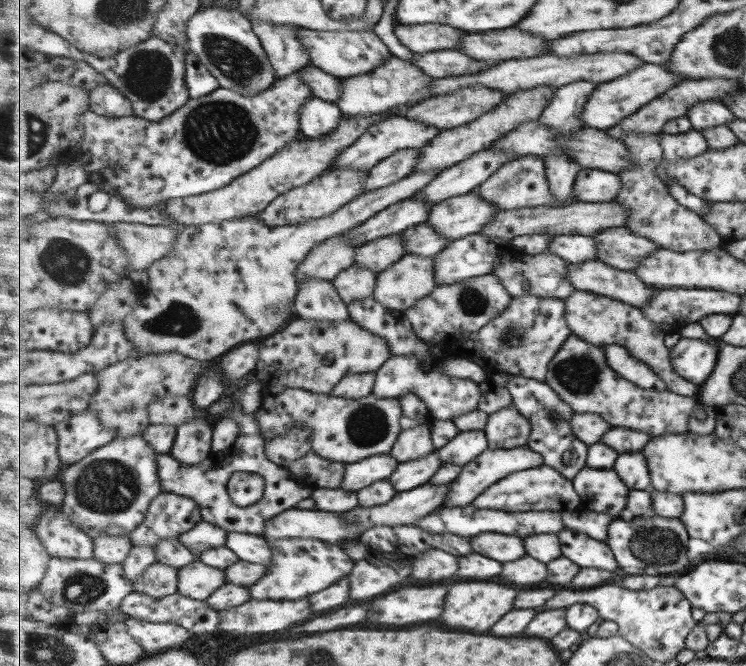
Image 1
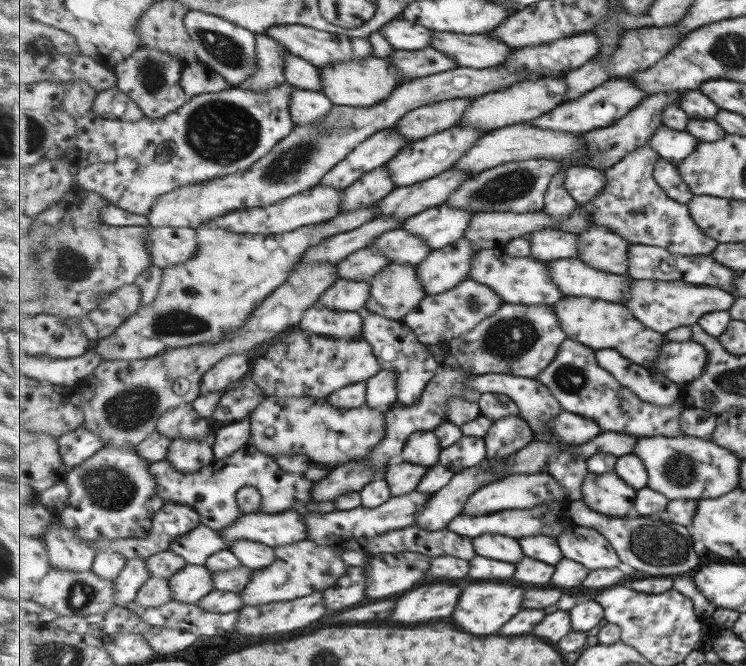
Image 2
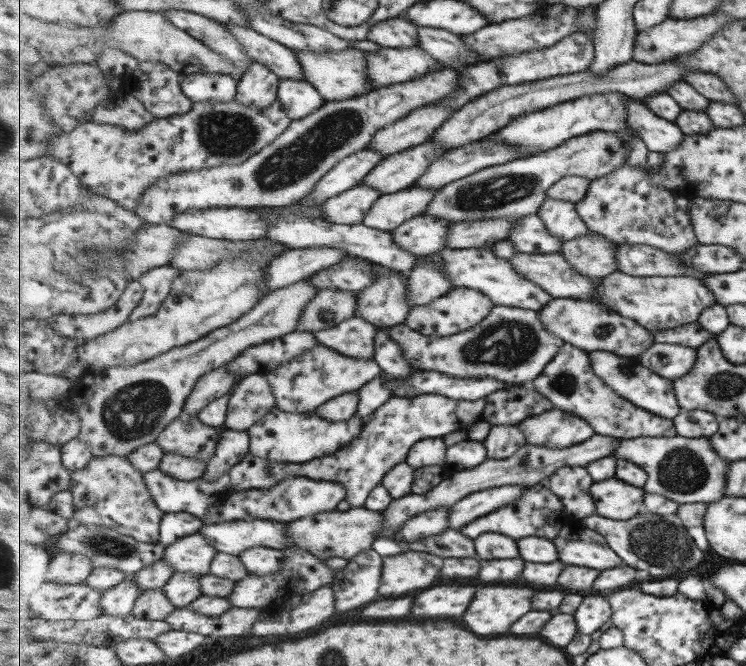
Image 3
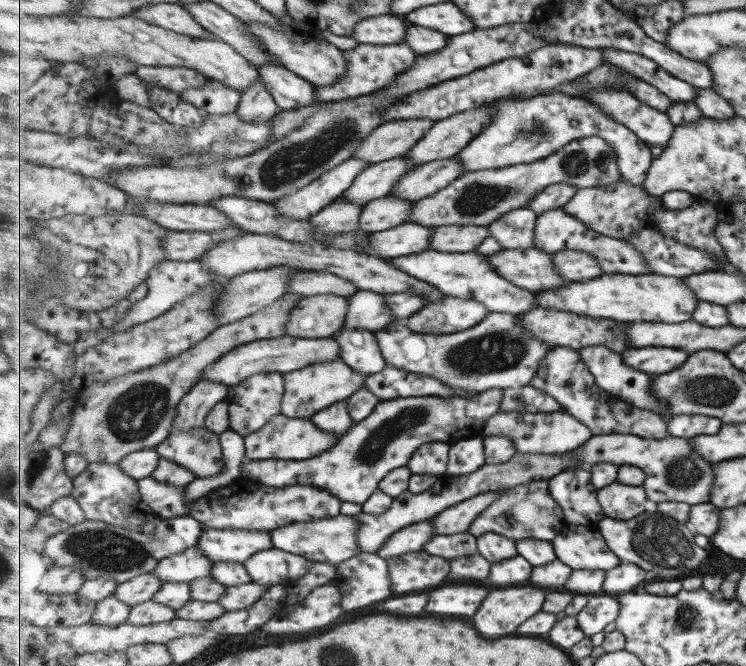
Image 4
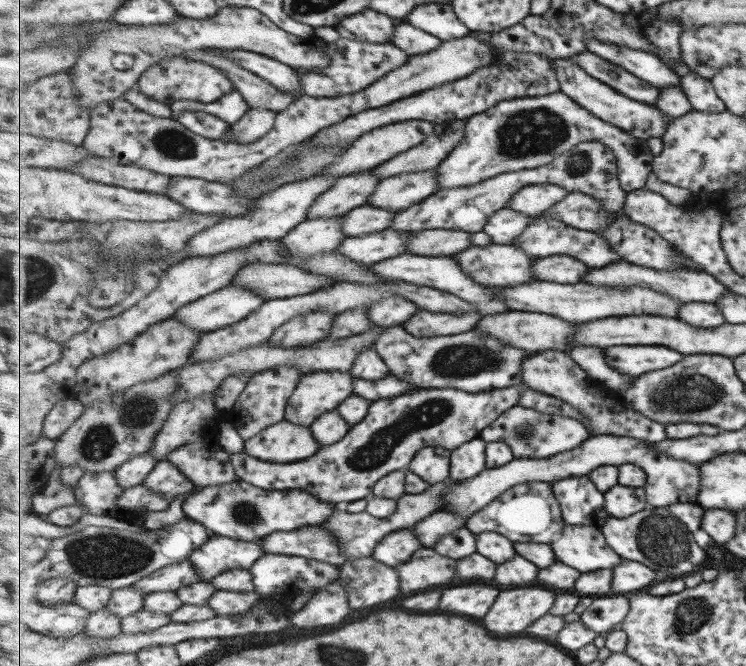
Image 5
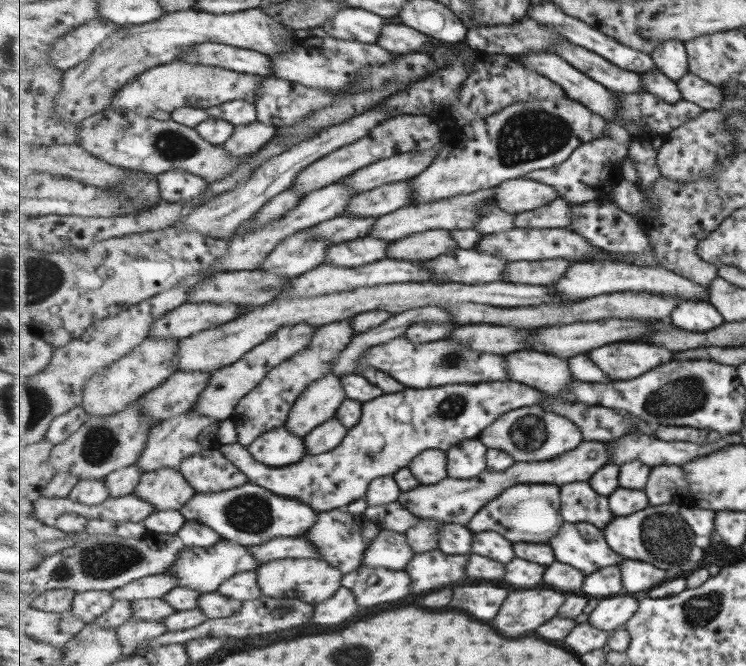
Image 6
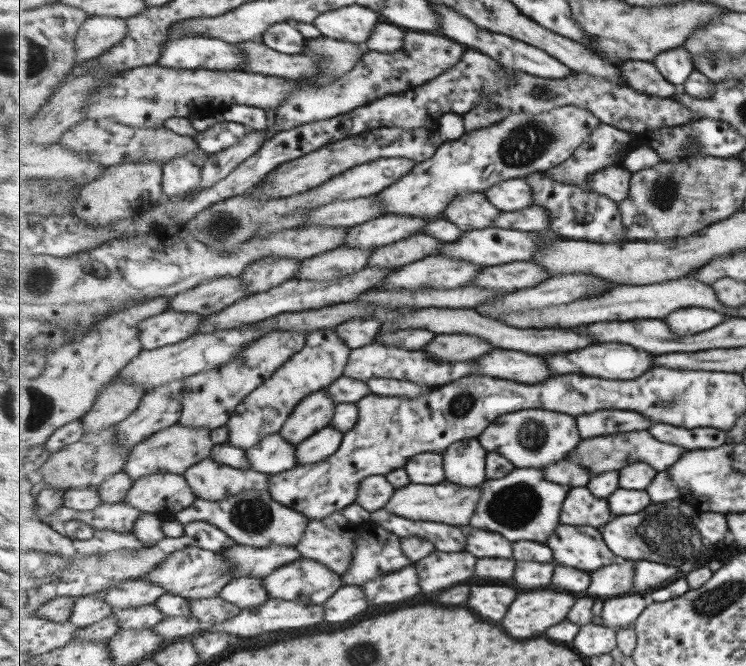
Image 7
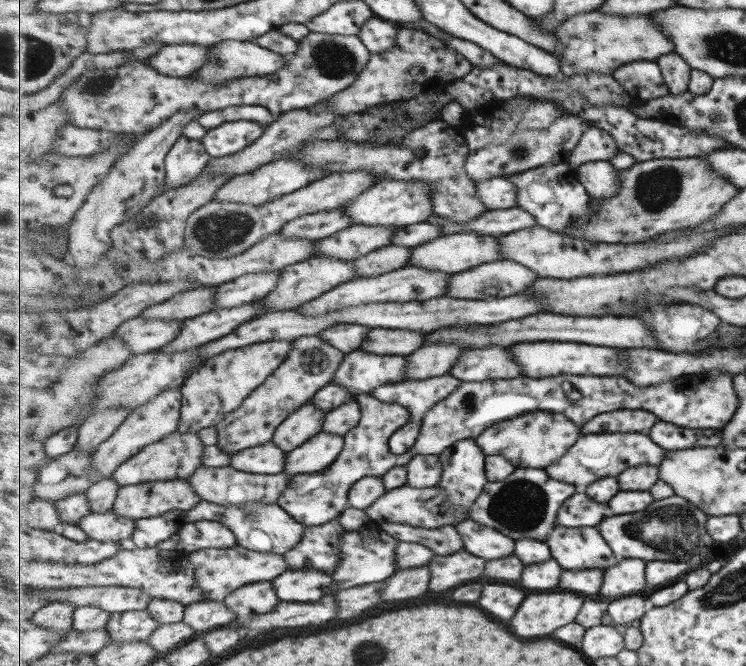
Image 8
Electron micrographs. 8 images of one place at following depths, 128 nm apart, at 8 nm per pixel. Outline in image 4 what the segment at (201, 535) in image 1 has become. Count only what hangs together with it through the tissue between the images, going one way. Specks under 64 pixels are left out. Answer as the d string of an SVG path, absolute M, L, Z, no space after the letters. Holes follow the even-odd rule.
M197 544L159 561L153 573L159 579L163 579L164 584L173 582L192 584L200 578L212 577L213 565L213 561Z

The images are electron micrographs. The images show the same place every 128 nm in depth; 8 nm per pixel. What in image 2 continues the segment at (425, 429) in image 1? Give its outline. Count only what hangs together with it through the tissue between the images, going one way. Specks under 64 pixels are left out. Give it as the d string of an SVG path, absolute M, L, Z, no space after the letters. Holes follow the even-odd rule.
M419 432L405 443L405 452L402 452L405 462L413 462L413 464L421 464L423 466L433 466L439 462L439 454L441 454L441 446L439 446L439 438L433 432Z

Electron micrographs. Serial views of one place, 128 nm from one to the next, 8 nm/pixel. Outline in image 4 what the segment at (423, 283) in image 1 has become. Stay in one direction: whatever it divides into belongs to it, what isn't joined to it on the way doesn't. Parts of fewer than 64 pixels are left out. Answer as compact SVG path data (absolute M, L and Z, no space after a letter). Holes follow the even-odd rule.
M365 289L349 298L349 312L344 328L378 332L396 321L387 305L387 294Z

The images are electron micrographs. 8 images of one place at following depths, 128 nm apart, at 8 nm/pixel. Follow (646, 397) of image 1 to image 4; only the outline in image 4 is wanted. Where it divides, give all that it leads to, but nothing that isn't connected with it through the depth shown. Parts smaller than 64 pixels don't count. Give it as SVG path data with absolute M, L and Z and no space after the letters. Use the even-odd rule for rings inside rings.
M554 347L553 352L549 352L541 362L541 368L532 382L535 388L556 398L569 414L577 416L579 420L585 420L585 424L589 424L589 428L593 428L593 432L597 434L619 432L619 434L637 434L657 440L671 436L669 424L659 414L653 414L649 410L639 410L628 402L619 402L616 395L601 389L581 354L571 347Z

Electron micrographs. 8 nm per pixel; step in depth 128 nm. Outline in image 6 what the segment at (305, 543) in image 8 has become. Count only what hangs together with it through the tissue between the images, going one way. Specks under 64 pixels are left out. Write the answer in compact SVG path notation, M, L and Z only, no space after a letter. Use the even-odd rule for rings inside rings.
M345 509L321 512L316 524L317 528L311 528L311 532L307 532L305 536L309 536L307 539L311 539L313 542L317 540L317 546L319 546L317 549L323 555L323 559L331 566L339 568L343 574L353 572L362 565L361 562L363 562L367 548L371 546L383 528L379 523L369 519L365 513L356 515Z

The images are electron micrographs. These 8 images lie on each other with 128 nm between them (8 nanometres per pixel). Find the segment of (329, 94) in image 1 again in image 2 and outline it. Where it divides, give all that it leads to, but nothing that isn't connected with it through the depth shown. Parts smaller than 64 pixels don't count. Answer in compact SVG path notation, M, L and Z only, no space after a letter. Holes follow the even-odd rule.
M289 51L285 52L285 77L287 77L286 82L298 88L315 90L315 92L323 91L319 67Z

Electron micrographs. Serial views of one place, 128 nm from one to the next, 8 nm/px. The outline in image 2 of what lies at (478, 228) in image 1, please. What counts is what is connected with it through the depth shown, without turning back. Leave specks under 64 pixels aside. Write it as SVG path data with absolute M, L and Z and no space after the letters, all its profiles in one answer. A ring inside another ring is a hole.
M443 203L408 218L403 229L423 237L434 250L440 250L463 239L474 214Z

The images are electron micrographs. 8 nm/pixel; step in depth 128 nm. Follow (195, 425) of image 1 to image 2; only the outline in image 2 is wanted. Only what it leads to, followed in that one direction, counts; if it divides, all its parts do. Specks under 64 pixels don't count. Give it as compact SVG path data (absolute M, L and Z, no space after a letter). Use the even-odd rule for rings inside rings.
M179 437L169 446L166 459L181 472L195 473L214 461L214 447L205 439Z

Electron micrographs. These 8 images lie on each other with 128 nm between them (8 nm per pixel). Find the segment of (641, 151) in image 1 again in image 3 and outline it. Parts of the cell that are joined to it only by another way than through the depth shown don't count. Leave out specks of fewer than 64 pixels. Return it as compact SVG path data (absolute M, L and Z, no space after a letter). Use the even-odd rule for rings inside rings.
M625 164L611 175L593 181L587 196L576 207L591 231L609 237L620 246L653 246L673 255L700 246L688 209L679 208L674 192L656 186L646 168Z

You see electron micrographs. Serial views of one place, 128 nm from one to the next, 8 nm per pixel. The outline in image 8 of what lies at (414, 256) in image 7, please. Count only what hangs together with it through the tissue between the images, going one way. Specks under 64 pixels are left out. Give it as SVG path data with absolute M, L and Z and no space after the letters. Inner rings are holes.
M388 245L354 260L357 277L375 277L385 272L399 270L409 264L414 248L409 246Z

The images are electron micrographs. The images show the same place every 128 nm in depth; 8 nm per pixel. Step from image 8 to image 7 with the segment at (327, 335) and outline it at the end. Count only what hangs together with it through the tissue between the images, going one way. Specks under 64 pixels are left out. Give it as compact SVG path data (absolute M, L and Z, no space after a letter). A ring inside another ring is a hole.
M363 316L353 318L335 329L345 339L345 343L355 350L375 342L378 332L383 326L381 319L377 319L375 316Z

